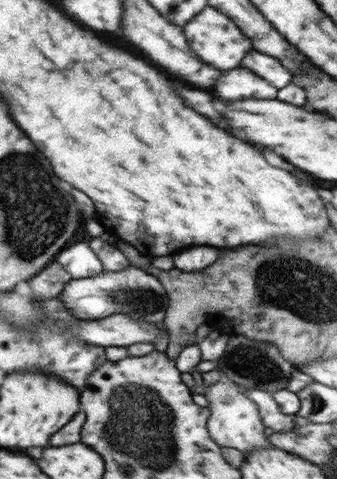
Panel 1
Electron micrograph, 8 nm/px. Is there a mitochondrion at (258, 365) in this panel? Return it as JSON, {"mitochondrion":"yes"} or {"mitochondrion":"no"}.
{"mitochondrion":"yes"}

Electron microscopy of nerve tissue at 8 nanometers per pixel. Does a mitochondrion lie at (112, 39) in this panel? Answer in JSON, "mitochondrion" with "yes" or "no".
{"mitochondrion":"no"}

